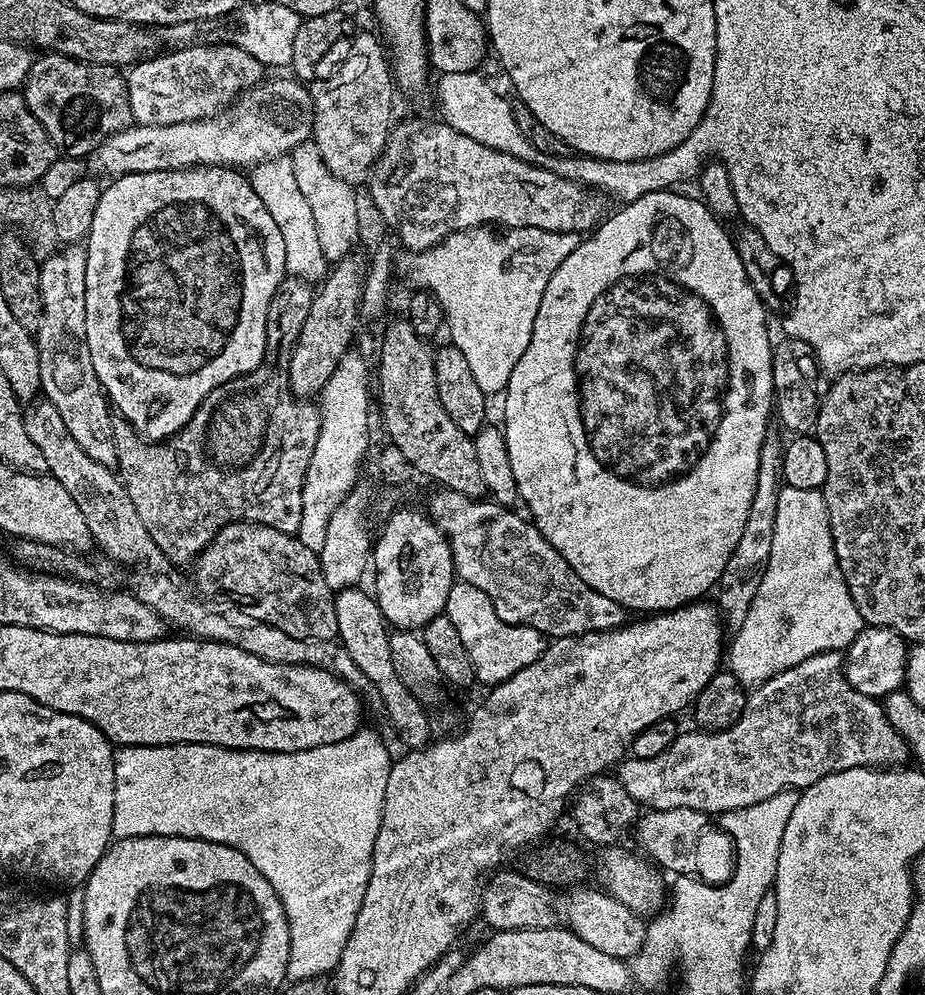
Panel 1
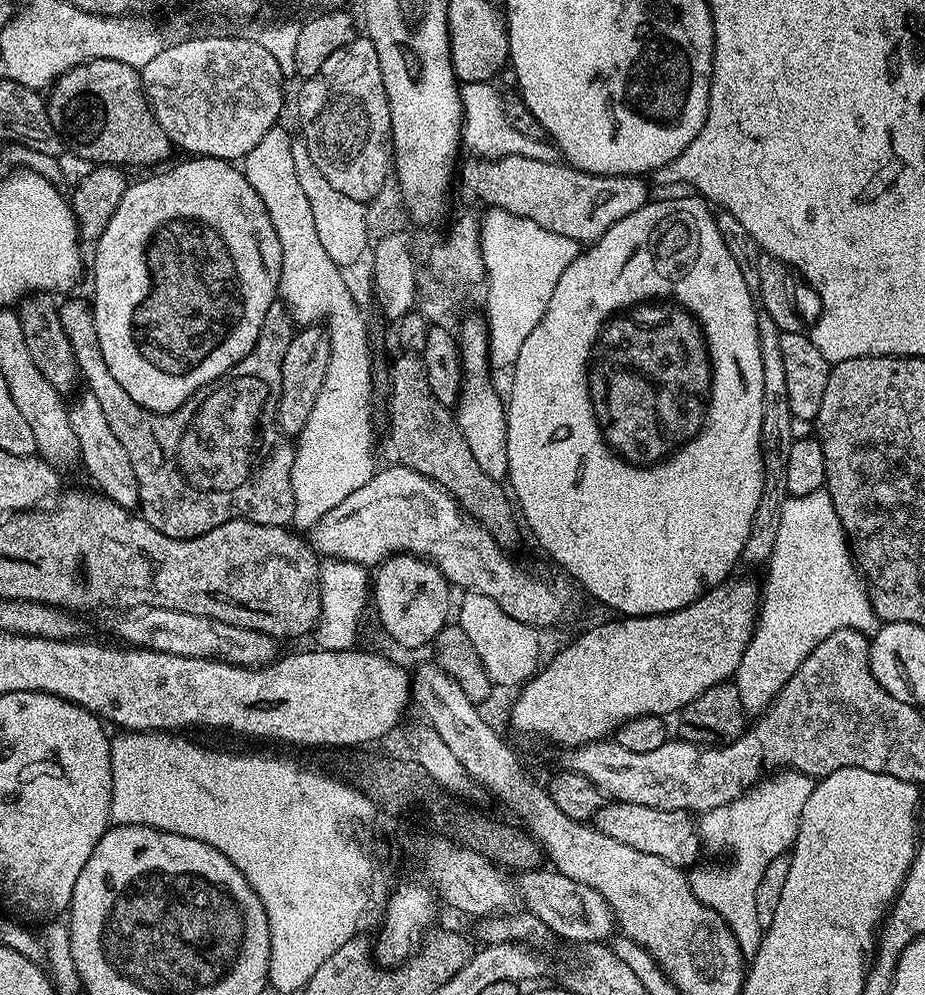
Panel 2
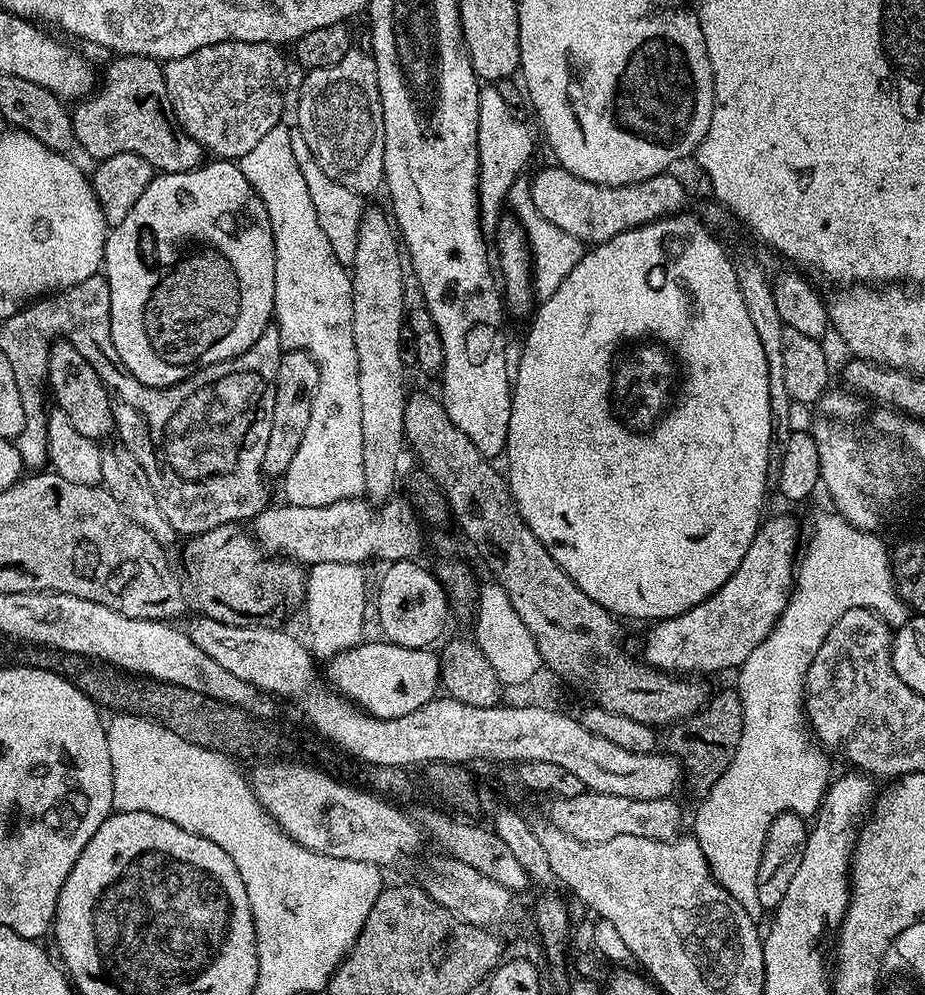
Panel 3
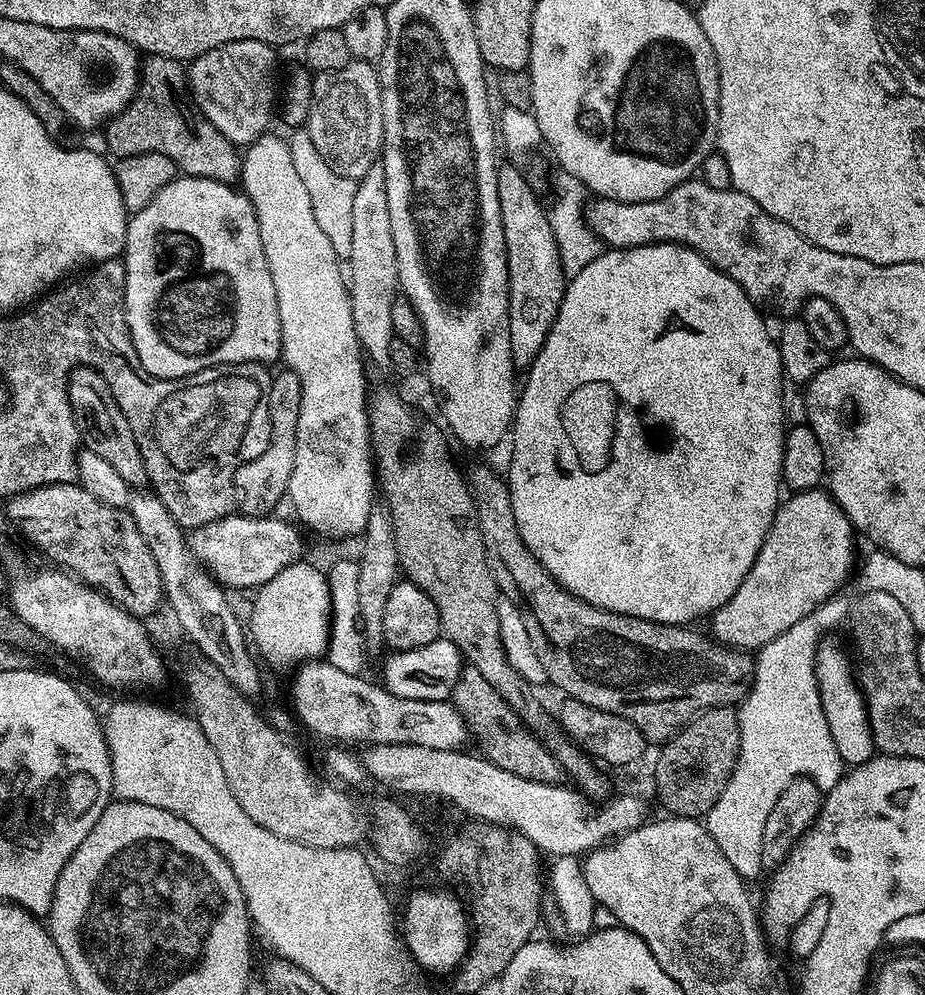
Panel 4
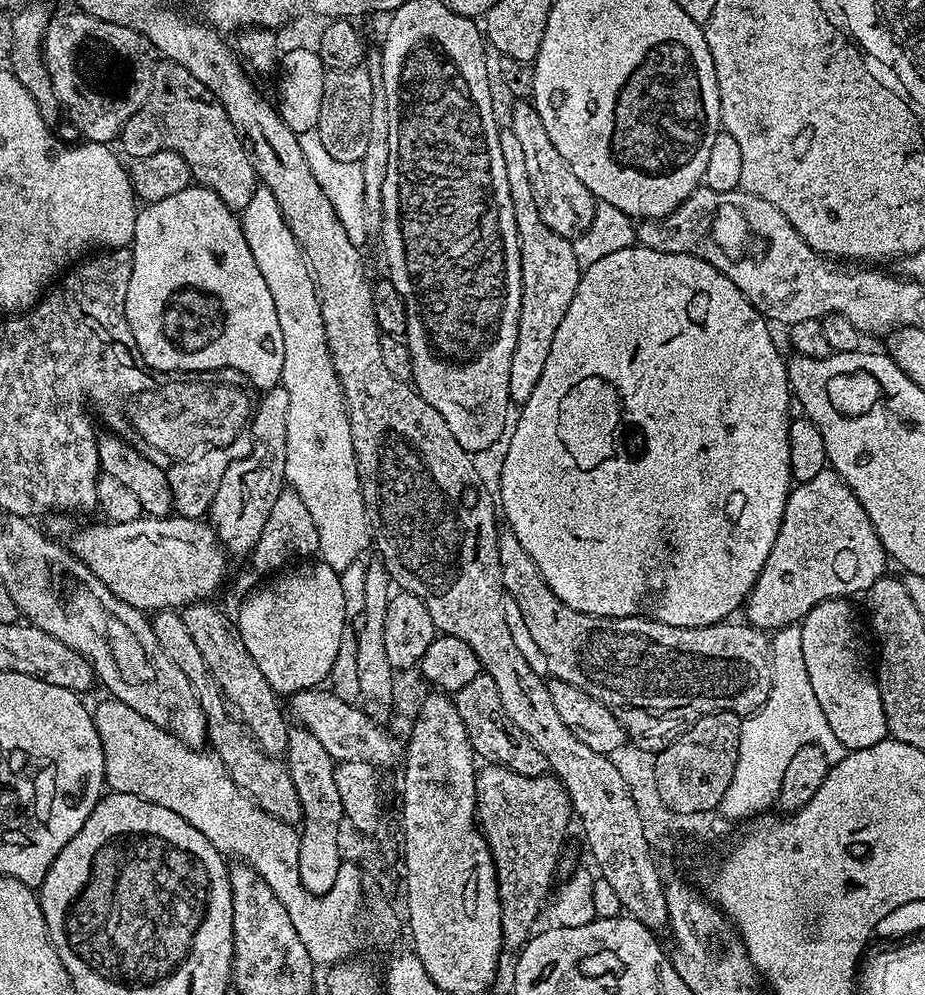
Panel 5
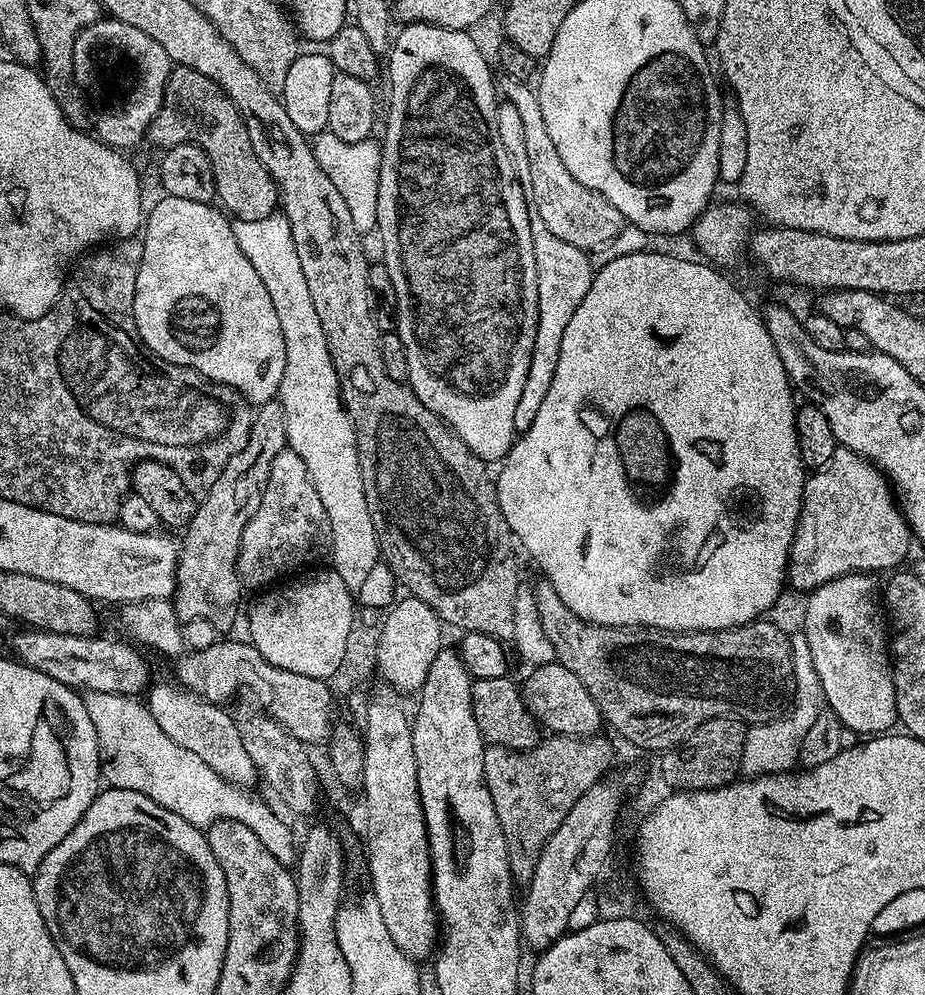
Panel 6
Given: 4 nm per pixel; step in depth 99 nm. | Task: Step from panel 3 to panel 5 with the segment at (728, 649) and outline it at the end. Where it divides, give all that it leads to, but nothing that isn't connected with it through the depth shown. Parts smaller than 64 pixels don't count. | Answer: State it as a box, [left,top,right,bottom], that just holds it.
[742,467,890,630]

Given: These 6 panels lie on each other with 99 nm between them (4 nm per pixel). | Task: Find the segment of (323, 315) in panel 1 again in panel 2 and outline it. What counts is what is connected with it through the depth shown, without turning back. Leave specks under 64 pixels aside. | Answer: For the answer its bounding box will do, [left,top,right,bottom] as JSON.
[276,326,330,437]

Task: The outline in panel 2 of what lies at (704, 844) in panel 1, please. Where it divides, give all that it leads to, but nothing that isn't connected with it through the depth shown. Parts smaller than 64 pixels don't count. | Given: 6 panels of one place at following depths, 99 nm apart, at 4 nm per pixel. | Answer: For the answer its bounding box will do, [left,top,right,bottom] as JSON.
[594,802,702,869]

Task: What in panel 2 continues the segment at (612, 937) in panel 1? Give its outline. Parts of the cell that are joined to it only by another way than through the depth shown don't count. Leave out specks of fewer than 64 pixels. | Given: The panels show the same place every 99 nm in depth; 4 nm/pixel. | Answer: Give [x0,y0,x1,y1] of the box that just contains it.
[514,866,613,945]

